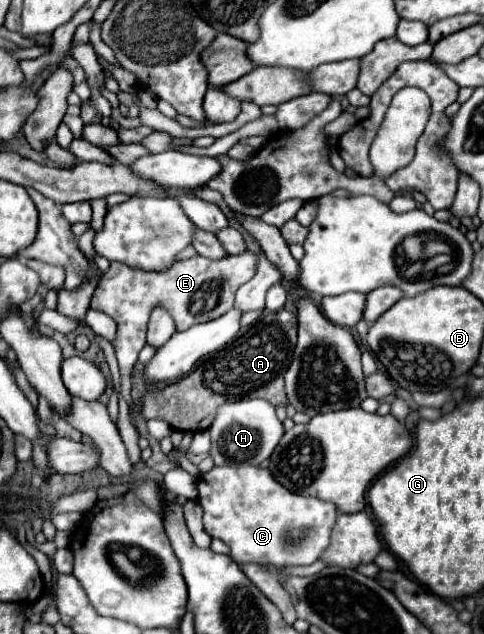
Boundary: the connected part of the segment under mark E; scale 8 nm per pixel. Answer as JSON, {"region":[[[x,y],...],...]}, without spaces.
{"region":[[[246,251],[242,255],[230,255],[220,261],[196,255],[192,259],[176,261],[166,273],[146,273],[114,261],[110,269],[100,277],[90,307],[104,311],[116,321],[116,337],[112,341],[112,347],[116,351],[116,359],[120,365],[120,395],[129,404],[131,421],[135,427],[137,412],[131,397],[132,369],[134,363],[138,361],[140,349],[144,347],[146,321],[150,313],[156,307],[166,309],[176,323],[176,331],[186,331],[196,323],[212,321],[234,307],[234,293],[242,283],[252,279],[254,267],[256,267],[254,255]]]}

